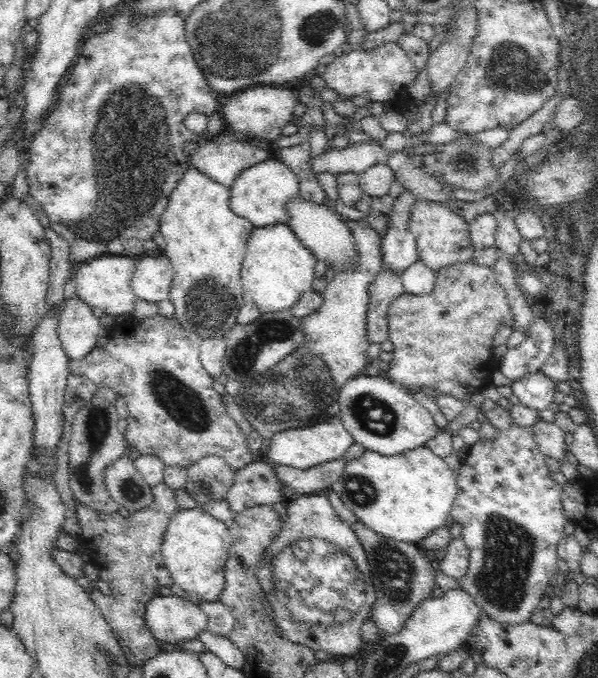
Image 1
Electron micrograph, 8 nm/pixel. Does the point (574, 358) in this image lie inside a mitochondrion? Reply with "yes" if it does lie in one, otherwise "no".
no

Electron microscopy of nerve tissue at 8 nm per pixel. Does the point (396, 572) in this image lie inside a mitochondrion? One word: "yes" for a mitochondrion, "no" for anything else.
yes

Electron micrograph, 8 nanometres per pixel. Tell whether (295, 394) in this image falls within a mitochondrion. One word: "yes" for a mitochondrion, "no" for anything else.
yes

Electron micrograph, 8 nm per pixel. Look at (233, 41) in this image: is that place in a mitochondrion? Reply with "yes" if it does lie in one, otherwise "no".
yes

